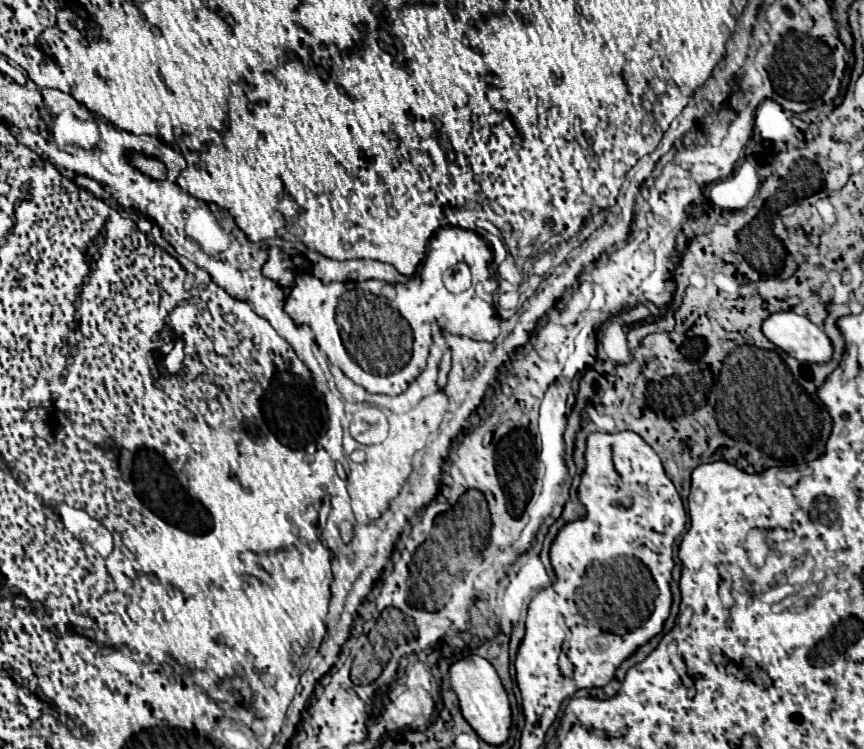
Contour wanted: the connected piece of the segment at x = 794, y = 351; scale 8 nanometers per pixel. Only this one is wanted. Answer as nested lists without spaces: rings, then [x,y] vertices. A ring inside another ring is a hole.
[[[792,311],[772,313],[764,321],[762,331],[774,345],[802,363],[828,363],[832,359],[832,341],[808,317]]]

